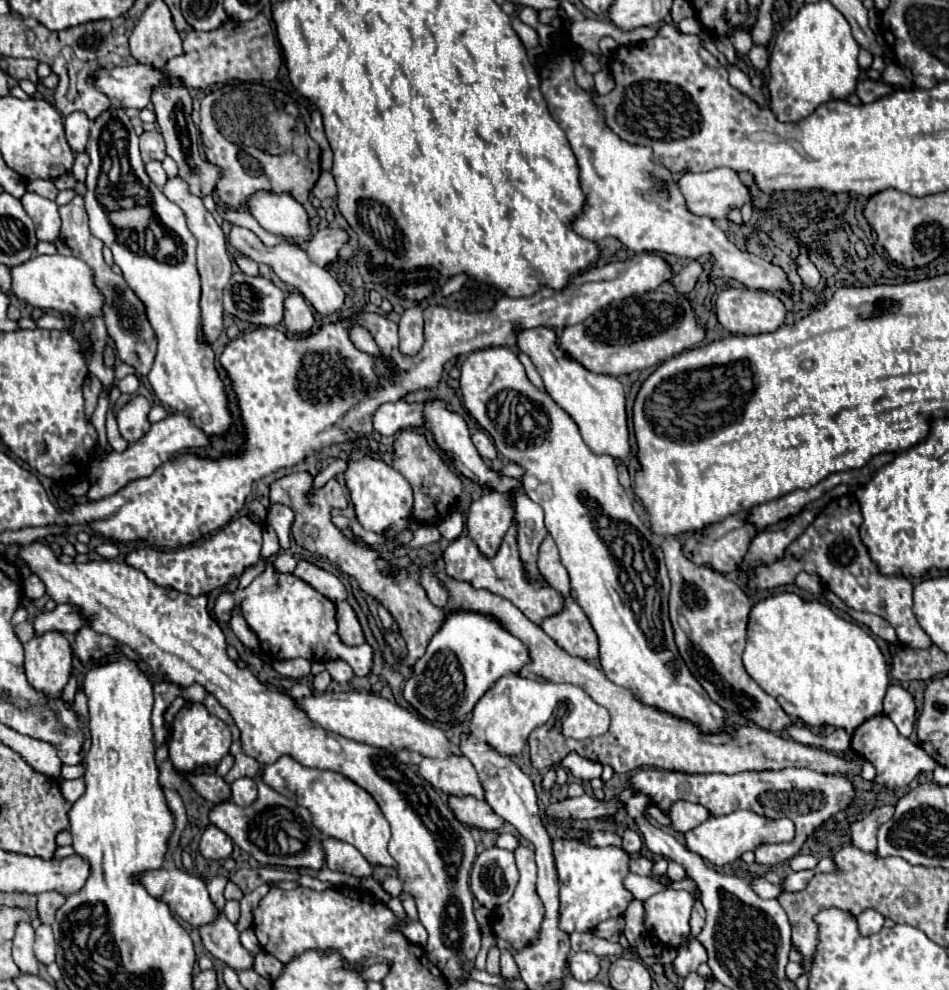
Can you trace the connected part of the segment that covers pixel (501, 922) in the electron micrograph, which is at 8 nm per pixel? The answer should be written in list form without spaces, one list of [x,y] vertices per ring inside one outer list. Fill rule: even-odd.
[[[519,846],[515,850],[515,860],[517,860],[517,868],[521,874],[517,890],[509,902],[505,902],[493,910],[491,928],[493,928],[493,934],[497,934],[499,938],[509,942],[513,949],[521,950],[529,944],[529,940],[537,938],[537,932],[541,930],[541,920],[545,916],[545,906],[541,904],[541,898],[537,896],[537,890],[535,890],[535,880],[537,880],[535,852],[527,846]]]

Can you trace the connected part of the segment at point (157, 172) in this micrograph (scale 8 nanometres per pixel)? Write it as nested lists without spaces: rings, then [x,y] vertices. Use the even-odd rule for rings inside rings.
[[[157,160],[147,162],[147,164],[145,164],[145,170],[147,170],[149,178],[151,178],[159,188],[163,188],[163,184],[165,184],[165,180],[167,180],[167,174],[165,174],[161,162],[157,162]]]

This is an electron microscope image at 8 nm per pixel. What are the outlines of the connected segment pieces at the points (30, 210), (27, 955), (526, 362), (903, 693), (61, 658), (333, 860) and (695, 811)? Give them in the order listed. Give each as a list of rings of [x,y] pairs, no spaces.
[[[25,192],[21,198],[21,204],[25,212],[31,216],[31,220],[35,222],[39,240],[53,242],[59,238],[61,218],[57,212],[57,204],[53,200],[47,200],[35,192]]]
[[[19,922],[15,936],[13,936],[13,960],[15,964],[19,964],[21,970],[37,974],[39,972],[39,964],[37,958],[33,954],[33,926],[31,922]]]
[[[517,352],[517,358],[521,360],[521,364],[525,366],[525,372],[527,372],[527,378],[539,388],[539,390],[543,390],[543,380],[541,380],[541,376],[537,374],[537,370],[535,370],[535,366],[533,366],[533,362],[529,360],[529,356],[527,354],[523,354],[523,352]]]
[[[890,685],[883,700],[885,716],[889,716],[899,733],[909,737],[916,722],[916,706],[912,695],[900,685]]]
[[[61,632],[33,636],[25,644],[25,676],[29,684],[49,696],[59,698],[71,676],[71,648]]]
[[[325,838],[323,848],[325,848],[325,866],[329,870],[353,874],[361,880],[371,876],[371,864],[351,844],[335,838]]]
[[[679,800],[677,804],[673,804],[673,808],[669,808],[667,816],[669,816],[669,820],[671,820],[673,830],[685,834],[685,832],[693,830],[697,824],[705,822],[711,814],[709,814],[703,806],[699,806],[699,804],[681,802],[681,800]]]

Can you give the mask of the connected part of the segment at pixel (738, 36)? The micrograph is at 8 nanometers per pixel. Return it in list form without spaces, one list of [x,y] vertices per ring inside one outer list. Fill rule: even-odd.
[[[745,30],[731,32],[731,34],[729,34],[729,38],[731,38],[731,42],[733,42],[733,46],[735,46],[735,50],[737,50],[739,54],[747,54],[747,52],[751,50],[751,46],[753,46],[751,34],[749,34],[749,32],[745,32]]]

